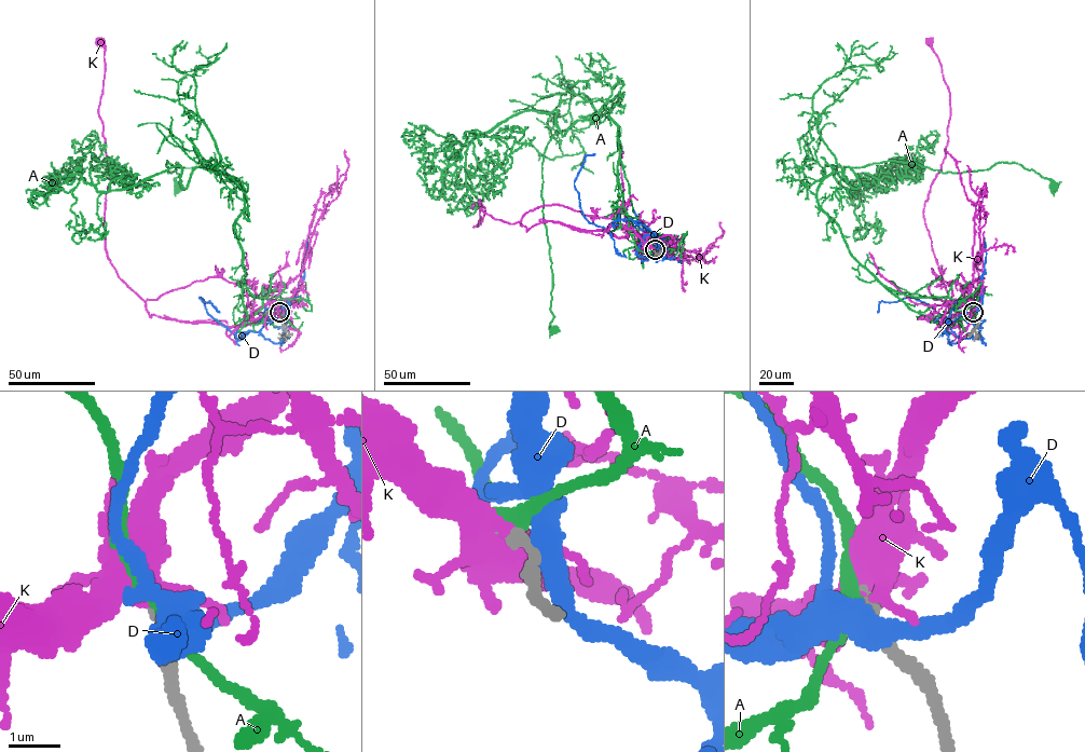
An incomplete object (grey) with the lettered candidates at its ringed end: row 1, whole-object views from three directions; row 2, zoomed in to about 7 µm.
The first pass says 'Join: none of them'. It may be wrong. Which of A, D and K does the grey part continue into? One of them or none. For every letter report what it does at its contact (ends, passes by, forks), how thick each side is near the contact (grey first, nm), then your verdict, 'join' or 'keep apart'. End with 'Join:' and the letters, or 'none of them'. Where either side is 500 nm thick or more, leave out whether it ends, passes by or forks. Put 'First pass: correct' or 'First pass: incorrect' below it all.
A: it passes by; calibres 260 and 320 nm; keep apart
D: it passes by; calibres 240 and 400 nm; keep apart
K: it passes by; calibres 260 and 320 nm; join
Join: K
First pass: incorrect

